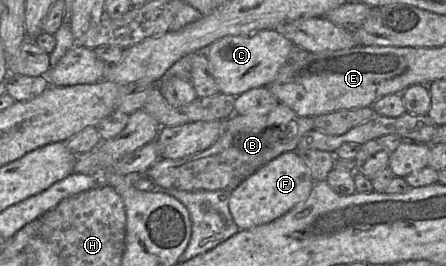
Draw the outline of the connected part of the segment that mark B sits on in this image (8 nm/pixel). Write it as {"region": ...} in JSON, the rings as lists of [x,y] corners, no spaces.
{"region":[[[279,103],[277,109],[269,113],[257,113],[249,115],[234,114],[224,120],[225,130],[222,136],[211,147],[204,151],[181,159],[161,158],[151,166],[143,175],[151,179],[160,190],[182,191],[216,191],[226,190],[232,192],[244,180],[254,174],[262,166],[289,151],[296,151],[301,138],[314,130],[314,117],[300,117],[288,106]]]}

